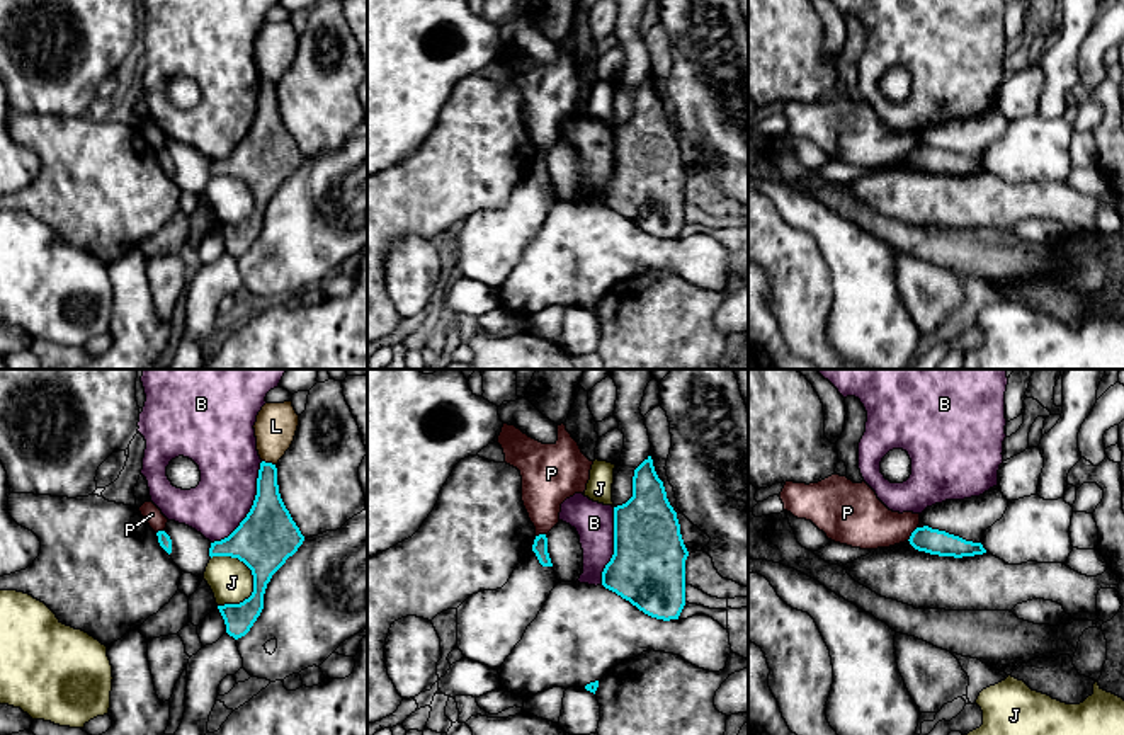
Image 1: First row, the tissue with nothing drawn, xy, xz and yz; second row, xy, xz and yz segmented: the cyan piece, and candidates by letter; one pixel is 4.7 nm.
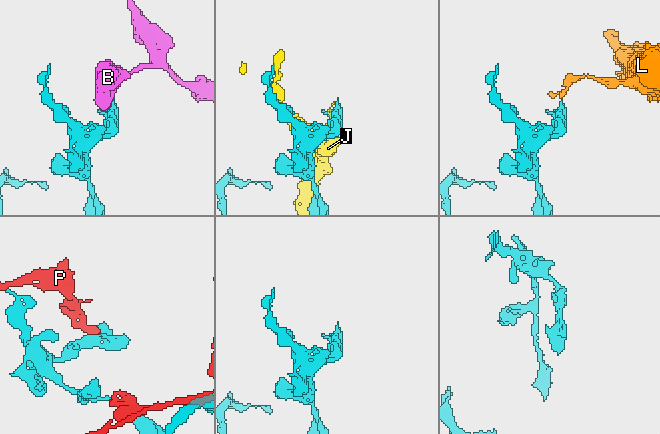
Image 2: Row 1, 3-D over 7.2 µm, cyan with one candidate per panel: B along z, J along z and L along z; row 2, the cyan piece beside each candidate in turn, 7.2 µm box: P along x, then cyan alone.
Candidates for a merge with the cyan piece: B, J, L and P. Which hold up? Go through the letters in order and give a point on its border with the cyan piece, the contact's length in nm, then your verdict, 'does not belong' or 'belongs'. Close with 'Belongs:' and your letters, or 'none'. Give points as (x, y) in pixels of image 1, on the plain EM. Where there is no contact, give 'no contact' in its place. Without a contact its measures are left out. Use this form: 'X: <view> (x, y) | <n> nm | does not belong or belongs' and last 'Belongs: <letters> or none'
B: xy (252, 126) | 460 nm | does not belong
J: xy (245, 182) | 280 nm | does not belong
L: xy (269, 82) | 70 nm | does not belong
P: yz (912, 152) | 90 nm | does not belong
Belongs: none

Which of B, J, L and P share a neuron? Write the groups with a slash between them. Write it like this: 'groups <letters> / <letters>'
groups B / J / L / P

